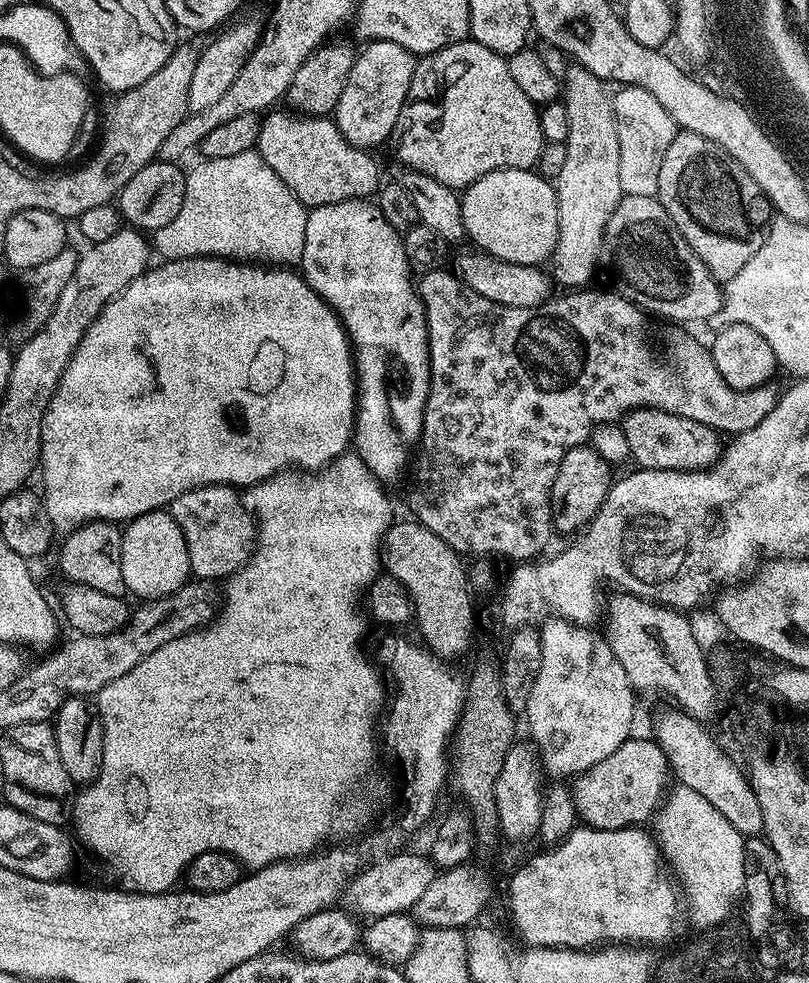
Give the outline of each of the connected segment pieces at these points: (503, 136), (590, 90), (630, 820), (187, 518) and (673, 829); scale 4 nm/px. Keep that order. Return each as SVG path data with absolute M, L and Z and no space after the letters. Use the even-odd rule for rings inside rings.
M471 38L459 40L457 44L451 44L437 52L429 52L427 56L421 56L417 59L414 78L410 82L408 97L400 111L399 136L400 141L396 144L396 152L400 155L401 162L405 164L403 166L405 169L421 172L422 174L430 174L430 178L438 178L438 182L442 182L442 186L450 186L457 190L469 188L475 180L482 178L486 174L490 174L496 168L535 169L537 161L540 158L540 151L542 151L546 143L542 134L540 113L537 105L532 104L530 98L526 98L526 94L522 94L522 90L514 83L514 77L511 76L508 69L507 59Z
M576 62L569 63L566 74L562 78L562 102L566 106L566 114L570 114L570 134L565 143L565 165L562 166L559 176L554 180L556 201L558 202L558 226L560 229L558 230L558 242L554 246L554 250L550 257L550 265L552 264L552 268L550 267L550 274L558 284L559 282L565 284L565 289L568 290L583 289L585 285L587 285L584 283L591 278L592 271L596 268L596 255L601 255L602 252L602 239L604 236L605 223L609 218L609 214L616 209L622 195L620 183L618 182L618 134L616 133L616 119L614 118L614 110L612 109L612 96L610 95L610 92L607 92L604 88L607 88L605 81L599 80L599 78L592 74L590 70Z
M629 738L616 753L579 773L571 781L570 791L577 819L585 827L592 829L614 830L641 825L642 820L646 819L647 816L649 819L650 813L657 807L658 801L665 791L664 782L669 778L668 759L662 754L655 739L636 740L636 738Z
M211 484L205 488L195 488L186 494L178 494L170 511L174 522L178 522L182 530L182 538L186 538L192 576L197 581L223 581L244 567L252 555L258 540L258 529L253 513L246 507L241 493L235 487Z
M677 783L676 789L672 793L669 791L663 797L662 803L655 809L654 820L656 816L656 832L654 831L654 841L659 855L672 867L671 875L680 879L680 884L684 887L682 896L688 899L688 916L697 924L697 929L715 928L723 925L728 916L728 911L732 908L735 900L741 899L744 890L744 874L746 865L744 865L744 844L745 837L741 836L702 794L695 790L690 790L685 784Z

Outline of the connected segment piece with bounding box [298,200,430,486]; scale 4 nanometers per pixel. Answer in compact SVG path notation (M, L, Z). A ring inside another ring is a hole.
M354 200L346 204L331 204L330 206L318 206L311 209L310 219L306 222L306 242L302 246L302 256L298 261L299 271L304 281L323 298L340 319L354 349L354 451L357 456L366 462L370 474L381 485L389 486L404 472L404 467L409 464L414 456L414 449L419 445L420 433L424 431L424 407L428 397L428 383L430 382L430 366L428 365L428 323L424 313L424 304L420 301L417 285L414 283L413 273L409 269L407 254L404 252L404 241L401 233L382 214L379 206L372 208L364 200Z

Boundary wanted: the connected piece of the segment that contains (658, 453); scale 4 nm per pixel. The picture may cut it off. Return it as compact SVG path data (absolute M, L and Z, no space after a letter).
M635 408L633 412L628 413L622 421L622 427L625 432L626 442L629 443L629 457L634 461L637 460L637 465L640 468L657 468L658 470L670 470L671 472L699 472L701 470L708 470L720 459L722 451L722 436L716 429L706 426L702 422L694 422L690 418L682 418L678 414L664 413L662 410L650 408Z

